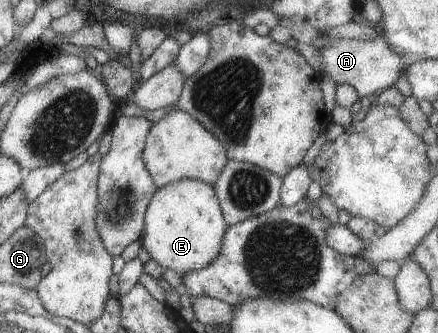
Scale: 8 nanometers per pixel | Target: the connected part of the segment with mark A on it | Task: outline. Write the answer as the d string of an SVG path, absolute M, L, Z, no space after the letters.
M379 37L362 41L356 39L327 38L328 43L322 51L318 52L321 59L320 73L328 76L338 84L348 83L356 89L359 98L370 96L373 98L377 93L394 86L394 82L402 73L406 74L409 63L404 63L395 52L388 48L387 41Z

